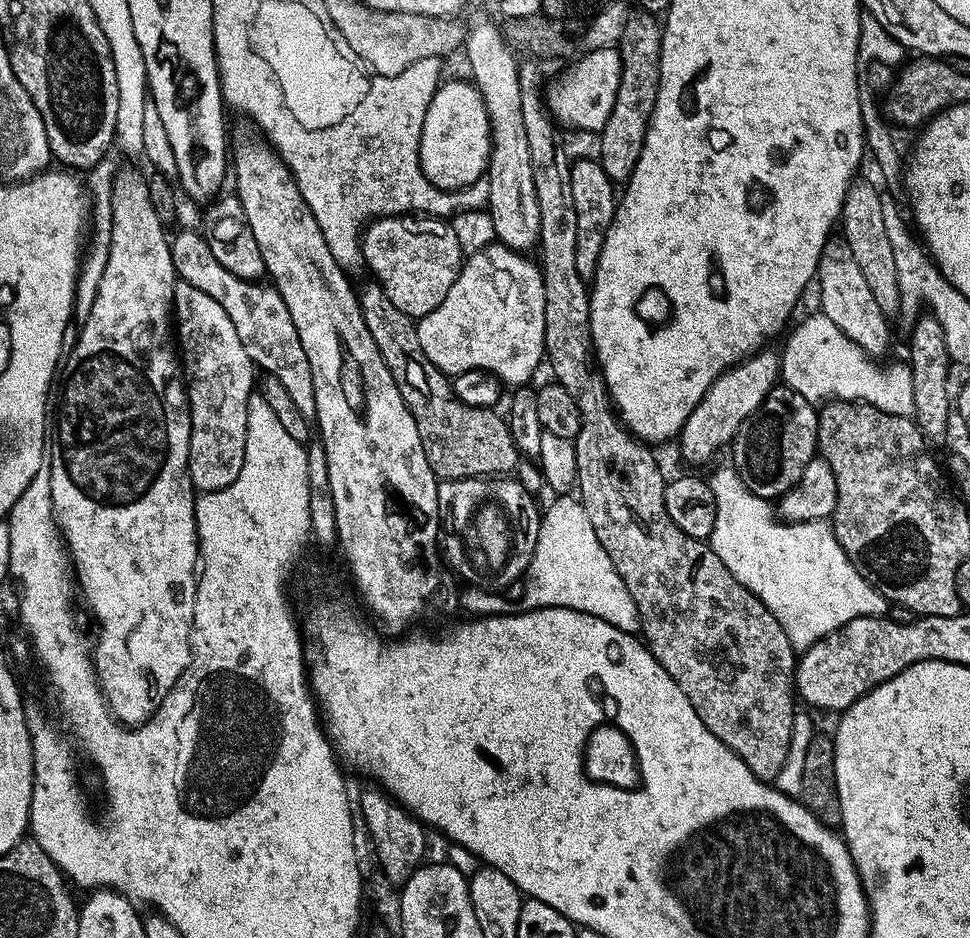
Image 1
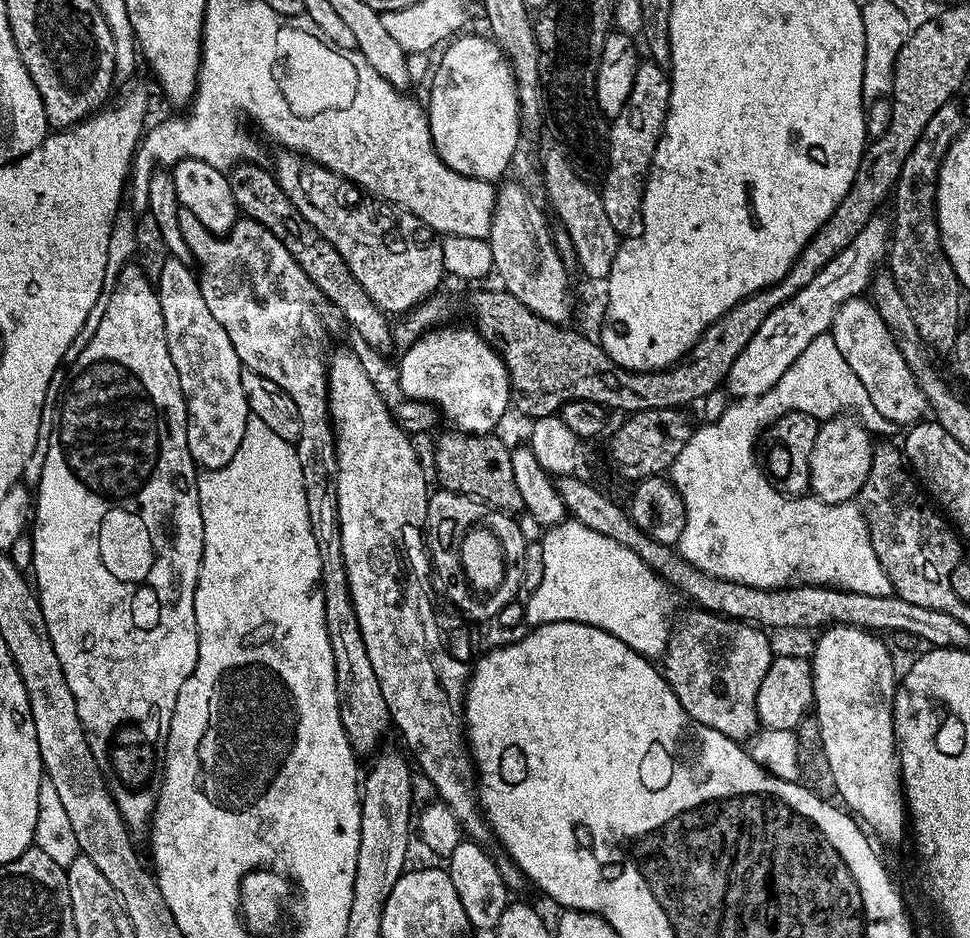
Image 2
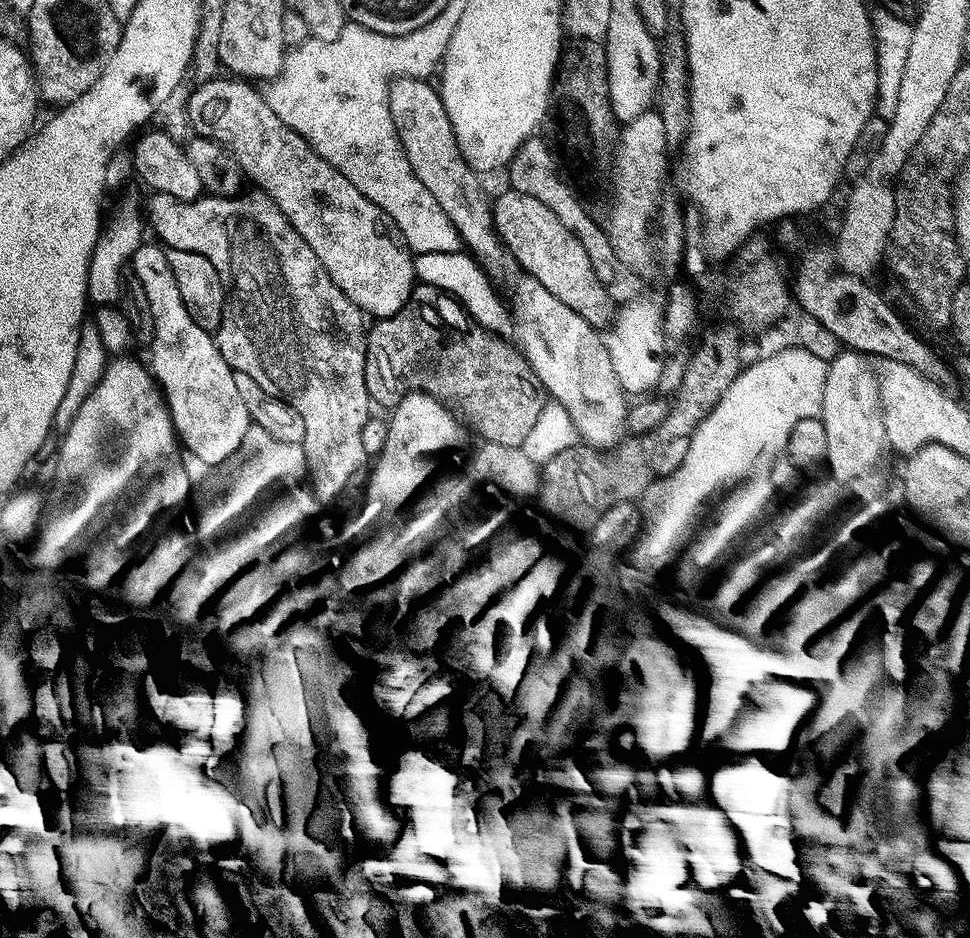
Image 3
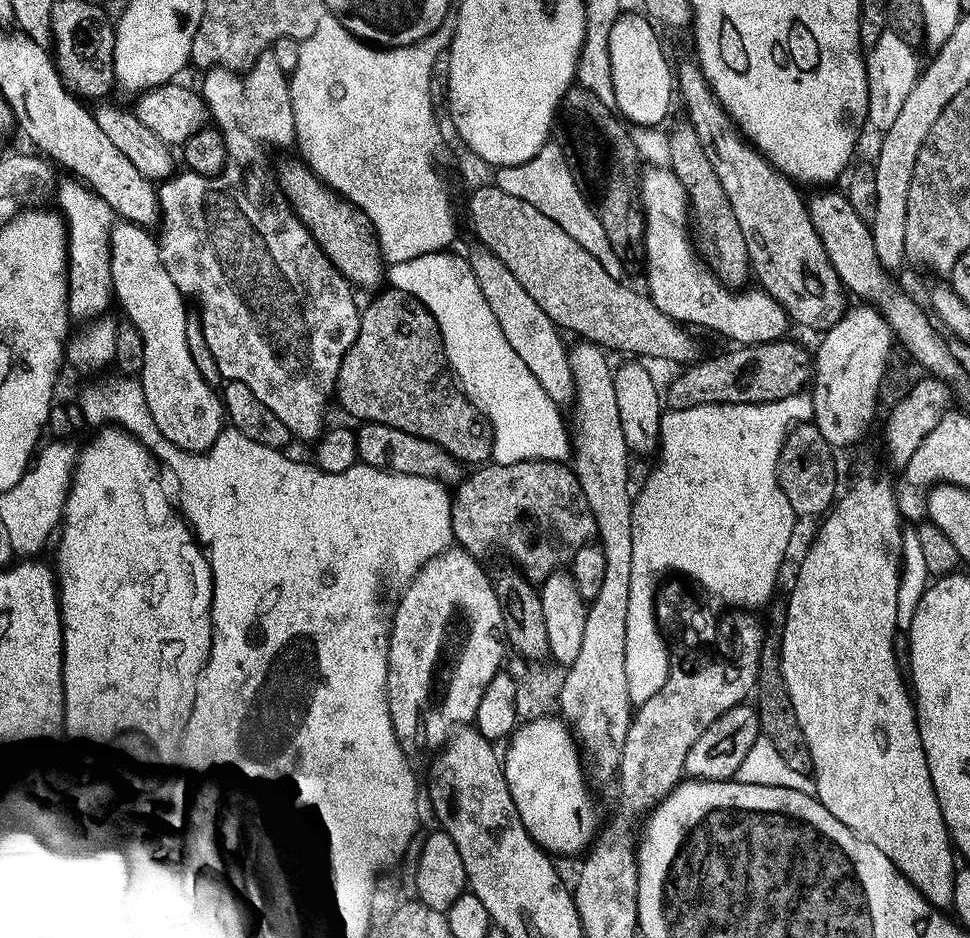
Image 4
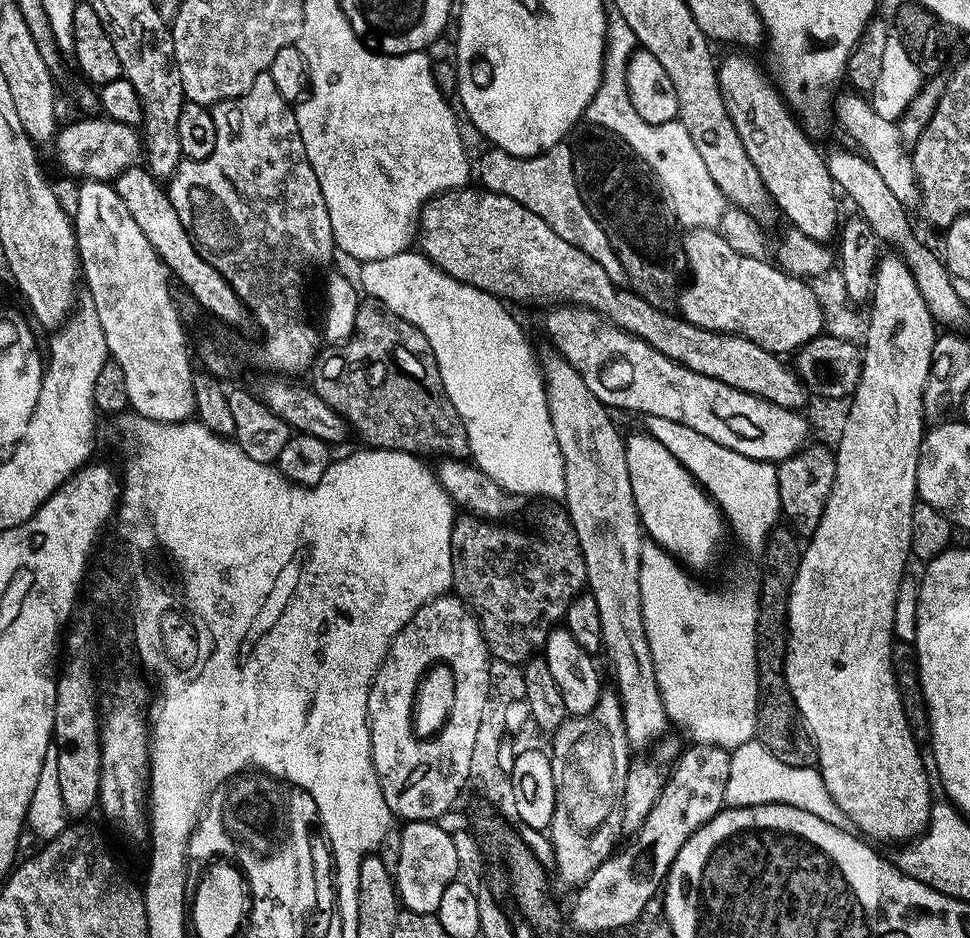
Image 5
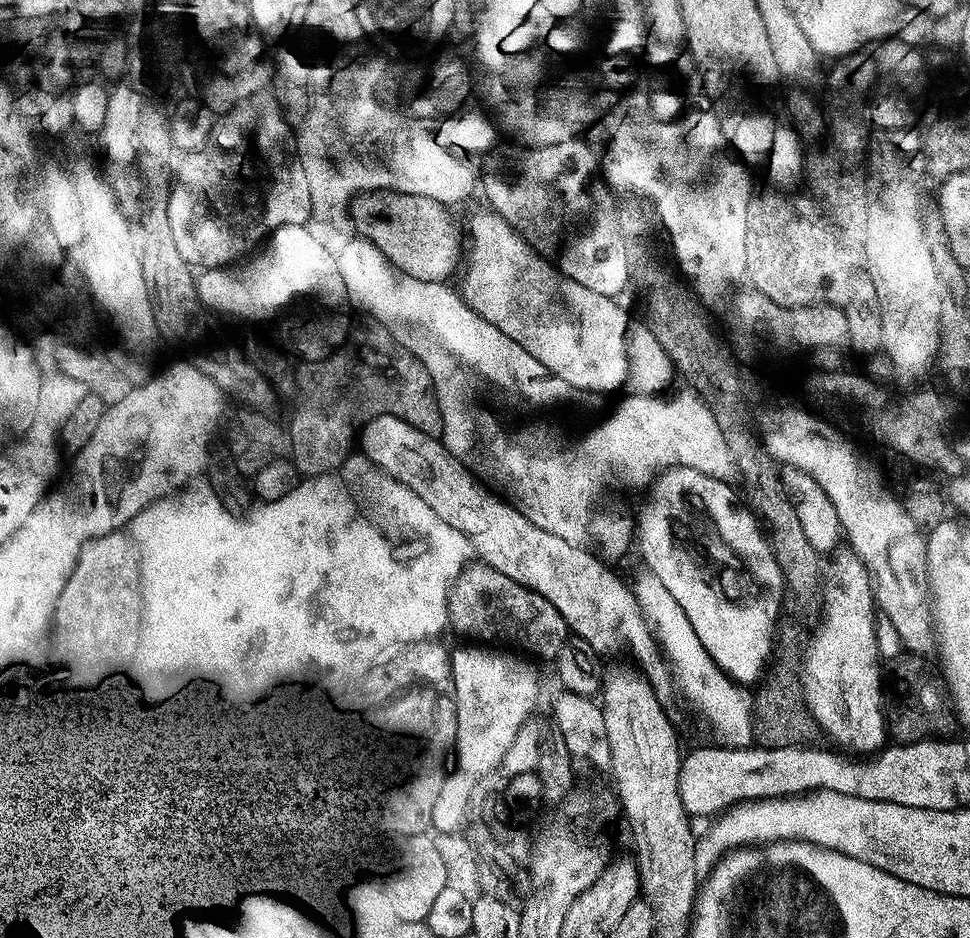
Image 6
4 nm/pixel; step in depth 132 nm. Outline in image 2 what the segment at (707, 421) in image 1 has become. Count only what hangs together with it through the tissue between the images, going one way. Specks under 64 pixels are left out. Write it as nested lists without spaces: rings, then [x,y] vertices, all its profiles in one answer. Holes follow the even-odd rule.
[[[880,214],[873,216],[858,236],[808,286],[802,287],[786,303],[767,315],[745,350],[731,364],[724,386],[732,397],[753,400],[768,393],[802,354],[802,350],[806,350],[814,338],[825,335],[831,329],[840,307],[847,300],[863,297],[869,291],[872,277],[878,271],[876,263],[885,259],[890,243],[890,224],[882,217]]]

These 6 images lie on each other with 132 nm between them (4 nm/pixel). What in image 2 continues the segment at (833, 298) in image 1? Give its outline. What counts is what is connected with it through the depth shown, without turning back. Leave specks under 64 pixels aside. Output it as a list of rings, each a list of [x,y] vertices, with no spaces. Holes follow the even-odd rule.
[[[871,299],[847,300],[834,318],[830,335],[834,338],[842,358],[850,362],[850,370],[858,374],[858,382],[866,386],[866,394],[870,394],[874,410],[878,410],[878,414],[882,414],[882,418],[886,418],[889,425],[911,426],[925,419],[929,411],[926,398],[910,366],[906,366],[906,358],[902,358],[902,350],[898,350],[892,331],[886,326],[886,322],[882,322],[882,314],[878,314]]]

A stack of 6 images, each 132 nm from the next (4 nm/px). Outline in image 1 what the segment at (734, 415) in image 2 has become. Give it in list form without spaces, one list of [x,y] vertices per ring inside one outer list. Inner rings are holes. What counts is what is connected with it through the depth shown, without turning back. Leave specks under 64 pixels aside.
[[[822,314],[808,316],[788,336],[784,344],[784,352],[779,353],[779,375],[787,387],[798,390],[802,398],[811,404],[819,405],[830,400],[854,400],[865,404],[872,404],[887,412],[897,411],[900,396],[896,388],[880,376],[868,353],[863,352],[857,344],[830,318]],[[731,466],[718,469],[710,476],[710,483],[716,499],[716,521],[710,537],[712,548],[738,582],[749,588],[771,610],[774,618],[778,618],[793,648],[808,648],[859,616],[882,616],[889,611],[890,601],[858,574],[842,546],[838,546],[831,523],[823,520],[781,522],[773,505],[752,493]]]

